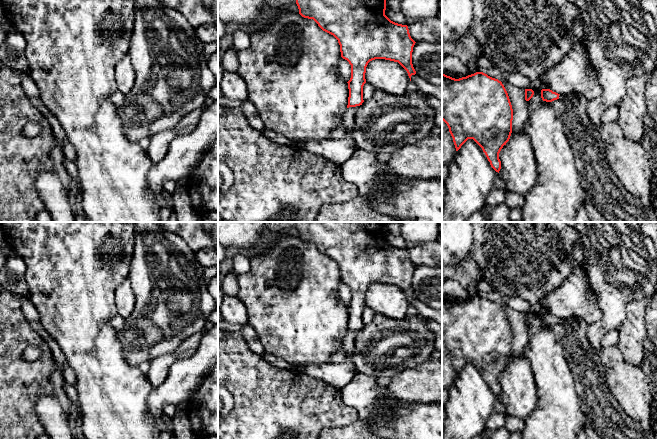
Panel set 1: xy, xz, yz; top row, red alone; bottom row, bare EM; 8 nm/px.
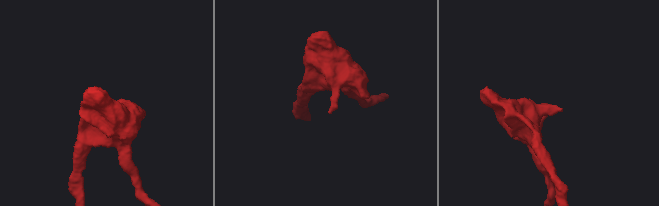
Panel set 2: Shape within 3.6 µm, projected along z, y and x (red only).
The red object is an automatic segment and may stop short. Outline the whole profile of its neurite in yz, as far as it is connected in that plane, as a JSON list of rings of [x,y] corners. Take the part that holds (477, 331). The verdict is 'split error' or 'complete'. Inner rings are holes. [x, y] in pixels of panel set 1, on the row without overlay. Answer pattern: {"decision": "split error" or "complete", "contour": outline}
{"decision": "complete", "contour": [[[483,296],[459,303],[442,298],[442,344],[449,352],[456,375],[468,363],[473,363],[482,372],[491,391],[499,397],[499,377],[510,363],[513,344],[512,329],[501,305]]]}

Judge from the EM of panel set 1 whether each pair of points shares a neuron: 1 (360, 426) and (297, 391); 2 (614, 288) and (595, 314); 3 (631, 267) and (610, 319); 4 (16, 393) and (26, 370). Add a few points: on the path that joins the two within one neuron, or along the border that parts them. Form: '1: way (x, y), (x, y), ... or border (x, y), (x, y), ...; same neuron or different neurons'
1: border (358, 419), (344, 426), (331, 428); different neurons
2: border (590, 285), (601, 312), (601, 318), (591, 325); different neurons
3: way (618, 280), (613, 288), (612, 306); same neuron
4: way (16, 387), (16, 384), (24, 376); same neuron

